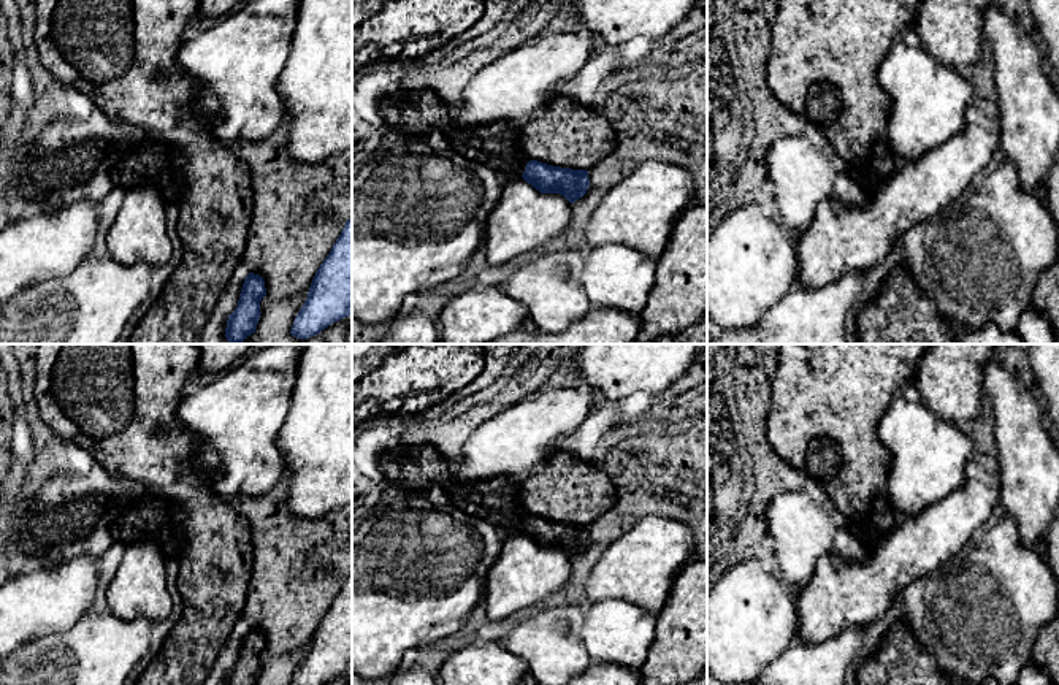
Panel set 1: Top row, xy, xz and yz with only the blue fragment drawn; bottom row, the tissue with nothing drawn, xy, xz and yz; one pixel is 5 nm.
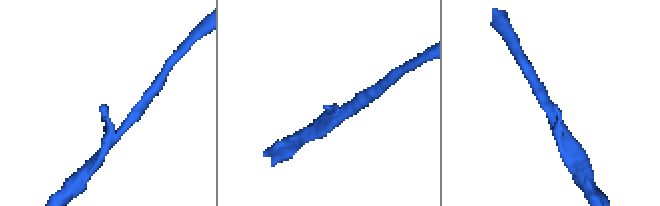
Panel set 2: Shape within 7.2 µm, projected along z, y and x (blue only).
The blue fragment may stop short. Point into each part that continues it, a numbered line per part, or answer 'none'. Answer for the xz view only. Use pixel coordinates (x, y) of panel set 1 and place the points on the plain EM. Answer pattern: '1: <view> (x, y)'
1: xz (416, 468)

